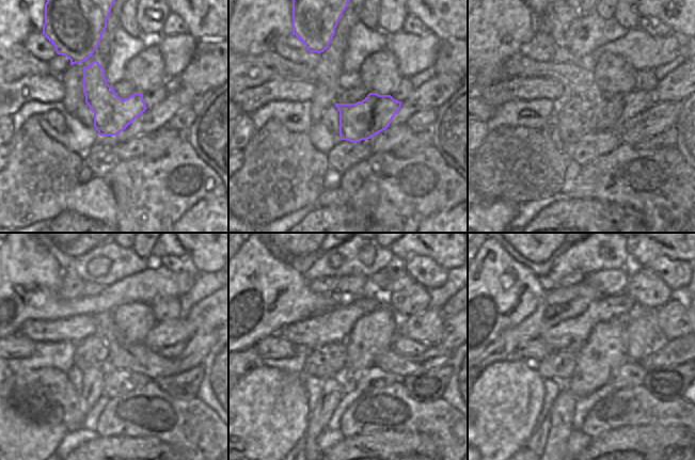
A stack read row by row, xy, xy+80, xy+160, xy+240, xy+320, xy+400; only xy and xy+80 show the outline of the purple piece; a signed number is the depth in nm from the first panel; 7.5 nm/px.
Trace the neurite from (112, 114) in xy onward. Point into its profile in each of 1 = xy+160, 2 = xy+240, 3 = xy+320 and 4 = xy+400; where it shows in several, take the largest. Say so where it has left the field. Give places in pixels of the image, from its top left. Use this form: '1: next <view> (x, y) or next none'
1: next xy+160 (620, 108)
2: next xy+240 (164, 333)
3: next xy+320 (427, 327)
4: next xy+400 (673, 320)

